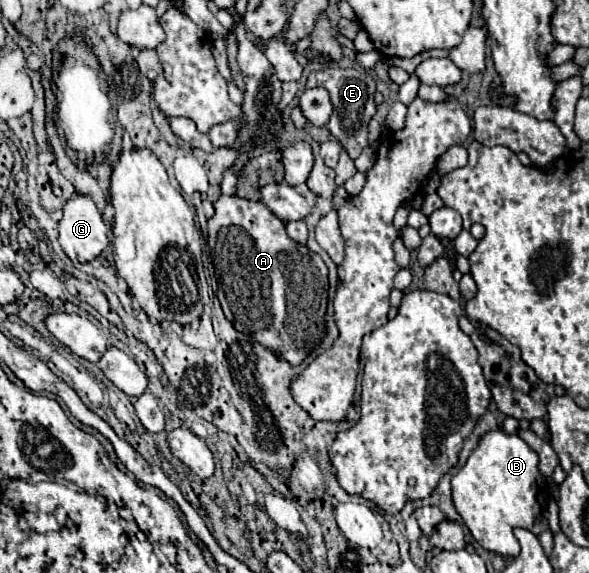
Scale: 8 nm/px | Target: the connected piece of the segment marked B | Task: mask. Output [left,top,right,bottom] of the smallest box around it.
[452,429,548,557]

